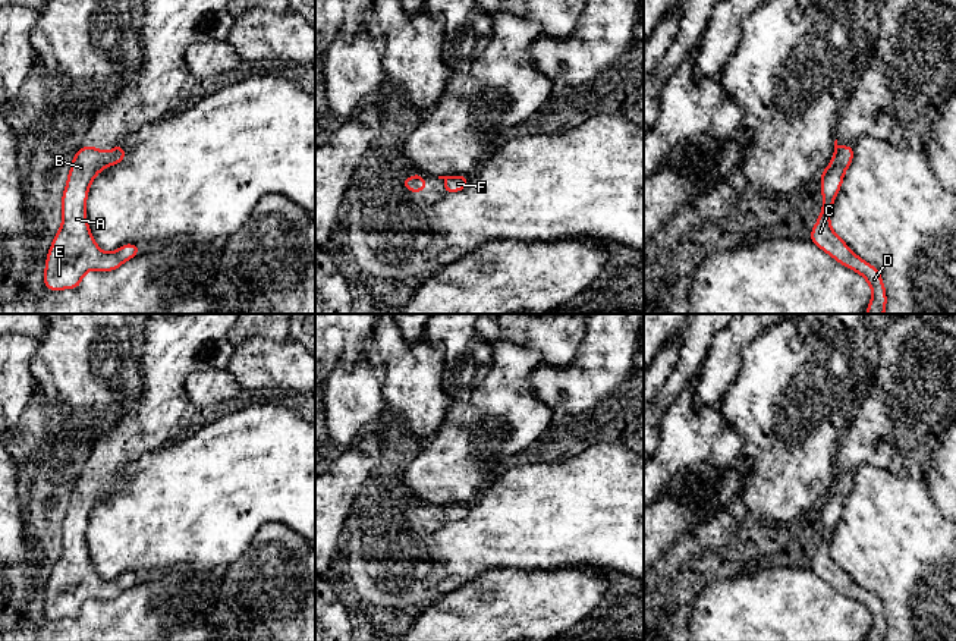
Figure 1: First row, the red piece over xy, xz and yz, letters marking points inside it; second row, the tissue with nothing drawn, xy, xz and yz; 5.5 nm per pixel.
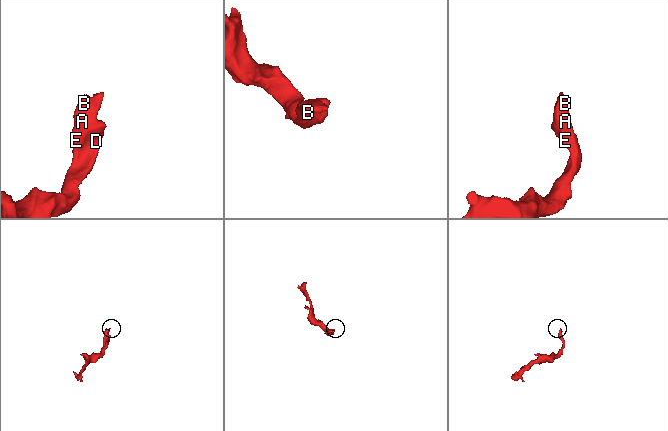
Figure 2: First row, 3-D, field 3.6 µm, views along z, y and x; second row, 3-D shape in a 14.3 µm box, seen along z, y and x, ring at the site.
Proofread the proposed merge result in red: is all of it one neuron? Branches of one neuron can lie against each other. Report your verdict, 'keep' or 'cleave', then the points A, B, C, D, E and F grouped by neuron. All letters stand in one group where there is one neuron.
keep; A B C D E F

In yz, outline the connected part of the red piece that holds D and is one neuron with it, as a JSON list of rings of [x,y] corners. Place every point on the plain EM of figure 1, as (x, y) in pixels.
[[[834,469],[834,481],[830,493],[820,503],[823,537],[815,554],[811,559],[809,568],[826,582],[834,587],[842,594],[861,603],[869,613],[872,625],[867,641],[884,641],[887,634],[886,616],[880,600],[858,585],[845,569],[831,557],[830,544],[833,531],[842,516],[843,505],[853,488],[852,474],[837,474]]]

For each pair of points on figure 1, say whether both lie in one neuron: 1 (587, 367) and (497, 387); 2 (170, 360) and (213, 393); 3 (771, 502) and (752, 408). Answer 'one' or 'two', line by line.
1: two
2: two
3: one

